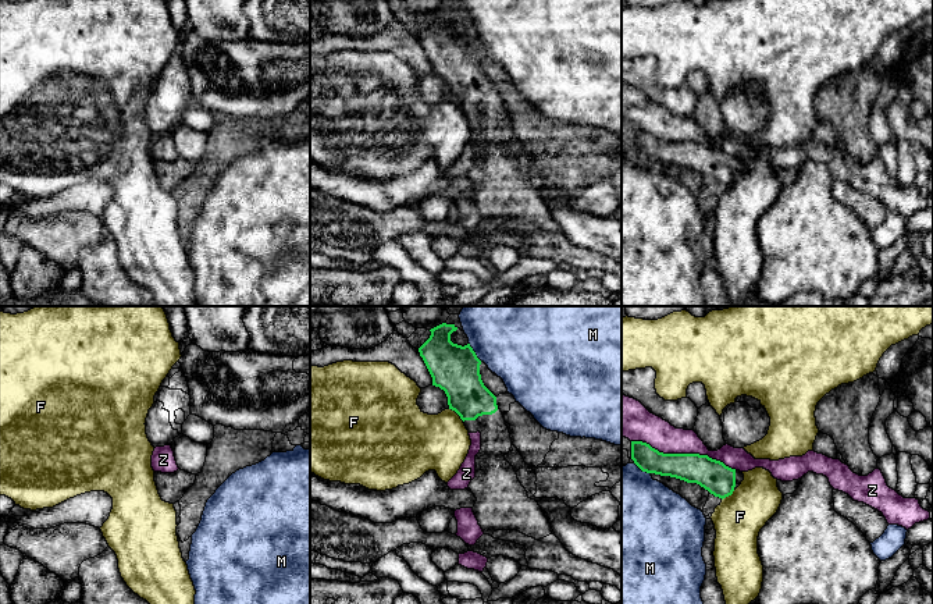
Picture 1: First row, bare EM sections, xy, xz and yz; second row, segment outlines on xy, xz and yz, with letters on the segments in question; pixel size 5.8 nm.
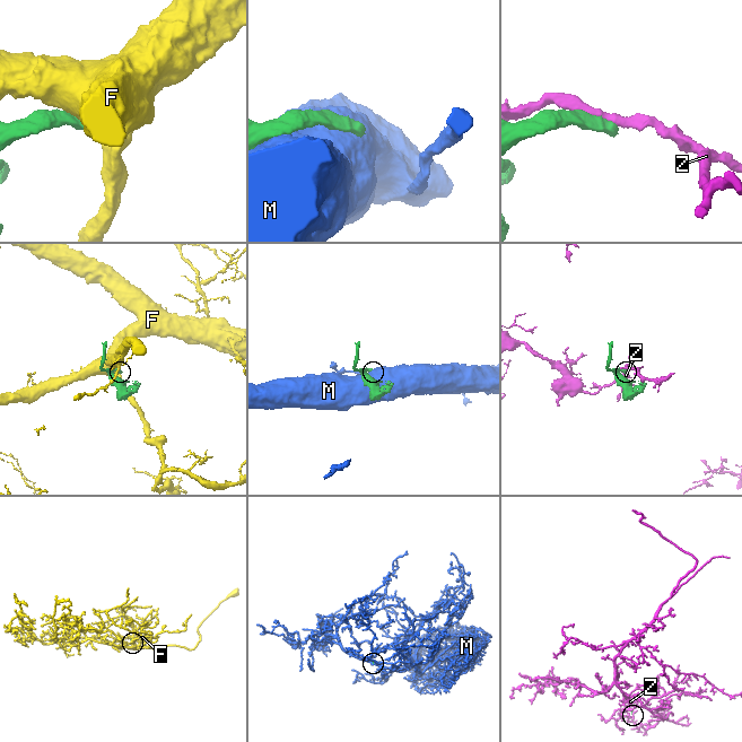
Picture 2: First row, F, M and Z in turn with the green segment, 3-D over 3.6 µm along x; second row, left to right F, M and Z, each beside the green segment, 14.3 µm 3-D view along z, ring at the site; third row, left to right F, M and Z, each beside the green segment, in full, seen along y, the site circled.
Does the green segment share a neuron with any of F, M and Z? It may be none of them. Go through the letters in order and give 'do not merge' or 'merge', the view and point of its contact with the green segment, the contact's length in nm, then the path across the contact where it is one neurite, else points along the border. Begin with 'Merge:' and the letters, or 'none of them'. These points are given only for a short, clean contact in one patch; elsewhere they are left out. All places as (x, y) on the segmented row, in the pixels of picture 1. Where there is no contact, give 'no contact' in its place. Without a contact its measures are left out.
Merge: none of them
F: do not merge; contact xz (456, 412); length 120 nm; border xz (448, 408), (463, 420)
M: do not merge; contact xz (474, 352); length 130 nm
Z: do not merge; contact yz (684, 454); length 650 nm

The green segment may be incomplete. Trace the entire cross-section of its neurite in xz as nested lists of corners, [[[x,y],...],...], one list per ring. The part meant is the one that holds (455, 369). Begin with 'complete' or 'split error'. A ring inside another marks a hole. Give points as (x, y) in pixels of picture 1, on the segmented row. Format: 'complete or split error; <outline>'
split error; [[[446,323],[431,328],[419,352],[432,386],[445,391],[449,409],[460,416],[469,433],[481,433],[476,477],[469,488],[477,498],[473,512],[484,534],[524,546],[530,569],[552,571],[578,582],[601,582],[622,591],[622,576],[570,554],[551,532],[549,519],[538,502],[527,495],[505,459],[512,438],[496,397],[481,380],[481,360],[470,344],[462,347],[451,341],[456,330],[455,324]]]

